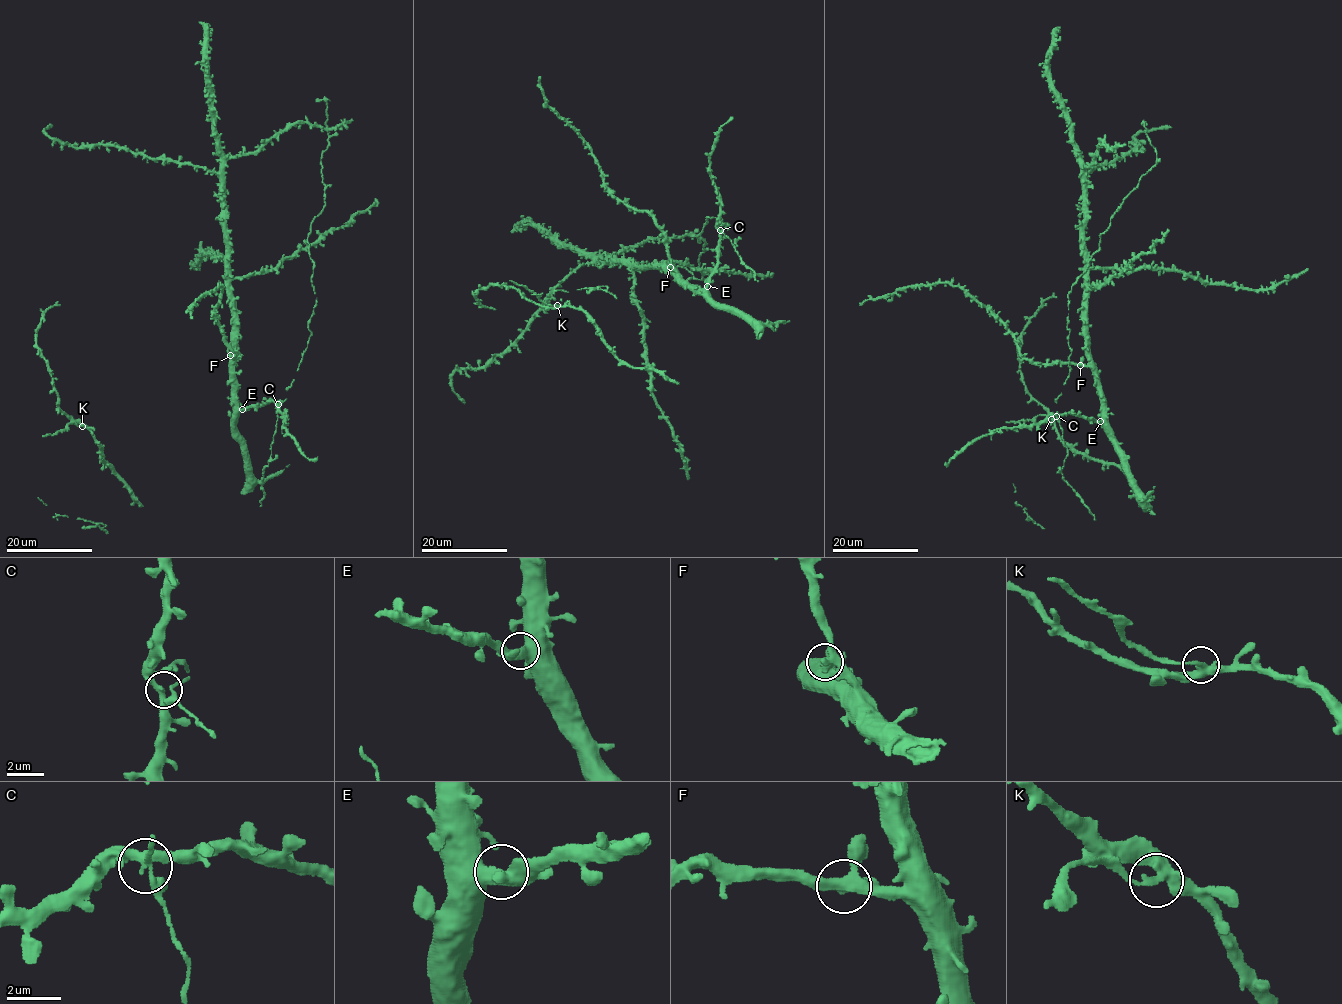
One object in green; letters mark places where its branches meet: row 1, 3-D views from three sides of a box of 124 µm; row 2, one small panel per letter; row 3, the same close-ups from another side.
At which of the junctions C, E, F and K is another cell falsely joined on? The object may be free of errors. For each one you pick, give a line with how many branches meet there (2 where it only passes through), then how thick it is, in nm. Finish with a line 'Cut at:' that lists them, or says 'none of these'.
K: 3 branches meet; 300 nm thick
Cut at: K

